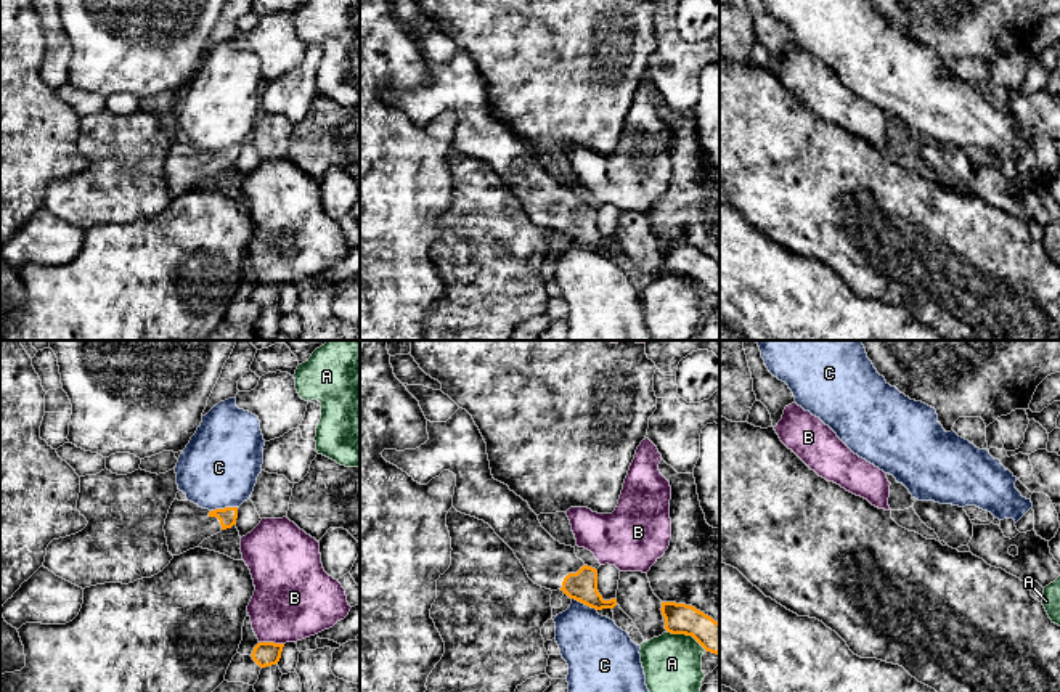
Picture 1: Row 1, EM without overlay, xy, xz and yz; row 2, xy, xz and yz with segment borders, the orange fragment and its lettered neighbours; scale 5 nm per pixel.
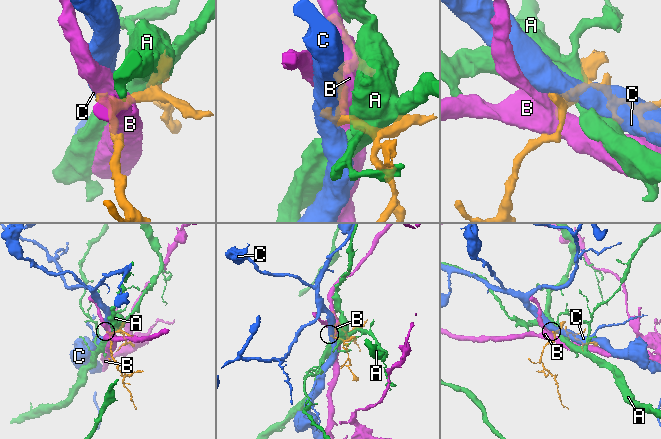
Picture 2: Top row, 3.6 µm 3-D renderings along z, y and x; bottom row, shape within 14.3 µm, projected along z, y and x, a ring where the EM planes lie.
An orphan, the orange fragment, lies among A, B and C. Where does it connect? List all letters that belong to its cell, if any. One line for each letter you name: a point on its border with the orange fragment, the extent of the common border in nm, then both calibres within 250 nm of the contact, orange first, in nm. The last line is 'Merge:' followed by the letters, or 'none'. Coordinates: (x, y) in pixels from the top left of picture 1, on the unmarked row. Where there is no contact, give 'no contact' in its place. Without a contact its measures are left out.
Merge: none

